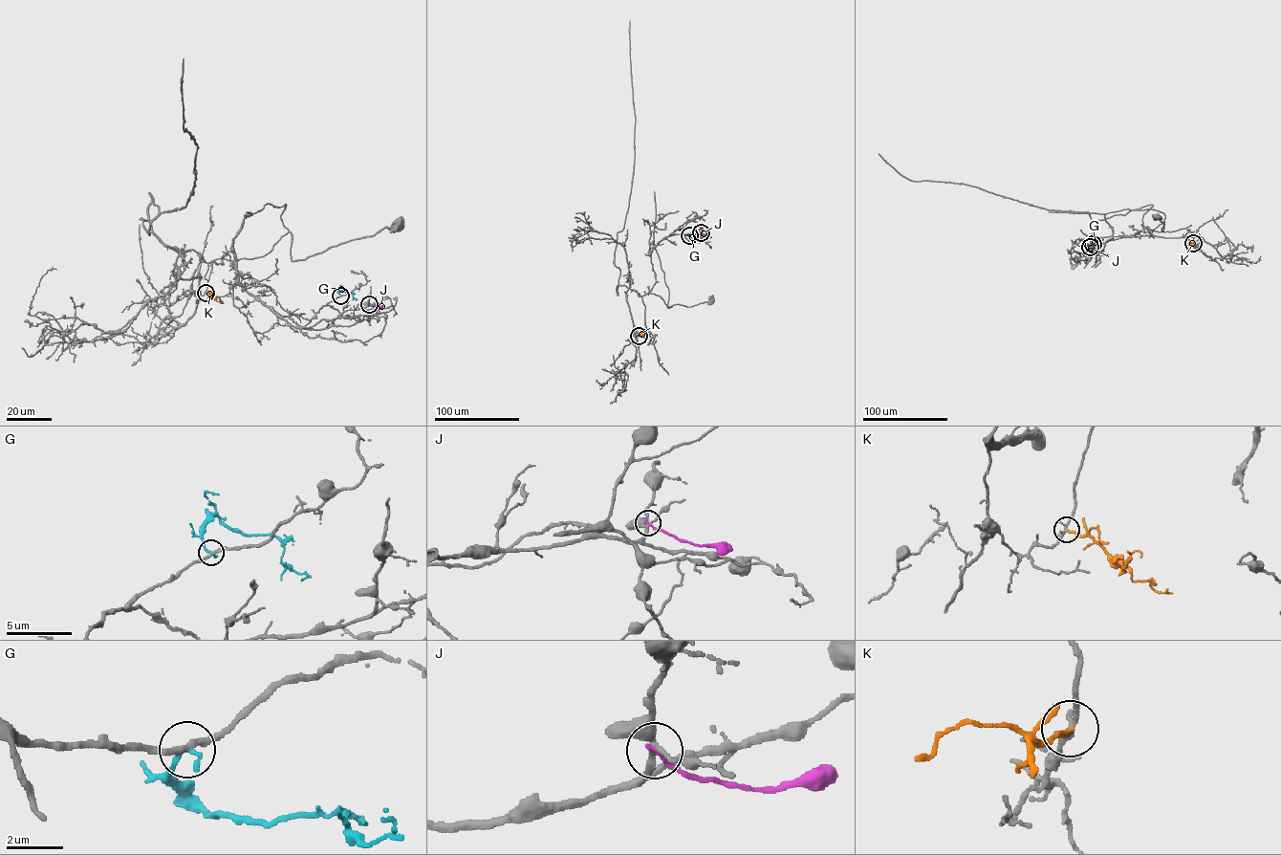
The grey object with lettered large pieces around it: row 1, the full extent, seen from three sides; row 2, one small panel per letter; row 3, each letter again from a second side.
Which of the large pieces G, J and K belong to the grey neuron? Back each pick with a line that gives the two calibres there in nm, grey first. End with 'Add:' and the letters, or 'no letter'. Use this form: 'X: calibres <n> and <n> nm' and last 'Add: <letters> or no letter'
Add: no letter

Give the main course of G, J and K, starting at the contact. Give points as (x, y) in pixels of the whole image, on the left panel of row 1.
G: (340, 295), (338, 292), (342, 290), (351, 293), (356, 300)
J: (369, 304), (383, 306)
K: (206, 293), (222, 303)

